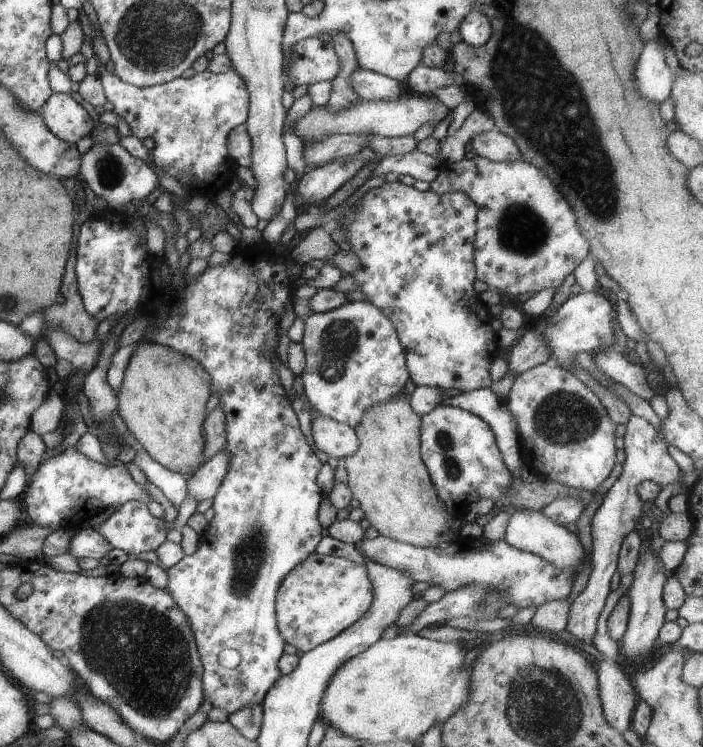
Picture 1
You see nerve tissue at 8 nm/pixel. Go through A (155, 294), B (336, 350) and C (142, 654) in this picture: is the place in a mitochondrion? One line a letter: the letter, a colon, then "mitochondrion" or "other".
A: other
B: mitochondrion
C: mitochondrion

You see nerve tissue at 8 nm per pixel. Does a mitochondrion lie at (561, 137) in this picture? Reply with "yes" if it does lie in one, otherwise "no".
yes

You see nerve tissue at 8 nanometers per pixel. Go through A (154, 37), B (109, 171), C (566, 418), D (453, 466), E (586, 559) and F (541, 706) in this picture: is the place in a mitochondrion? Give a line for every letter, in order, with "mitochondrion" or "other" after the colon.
A: mitochondrion
B: mitochondrion
C: mitochondrion
D: mitochondrion
E: other
F: mitochondrion

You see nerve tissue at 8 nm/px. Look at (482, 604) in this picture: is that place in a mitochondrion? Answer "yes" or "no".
yes

